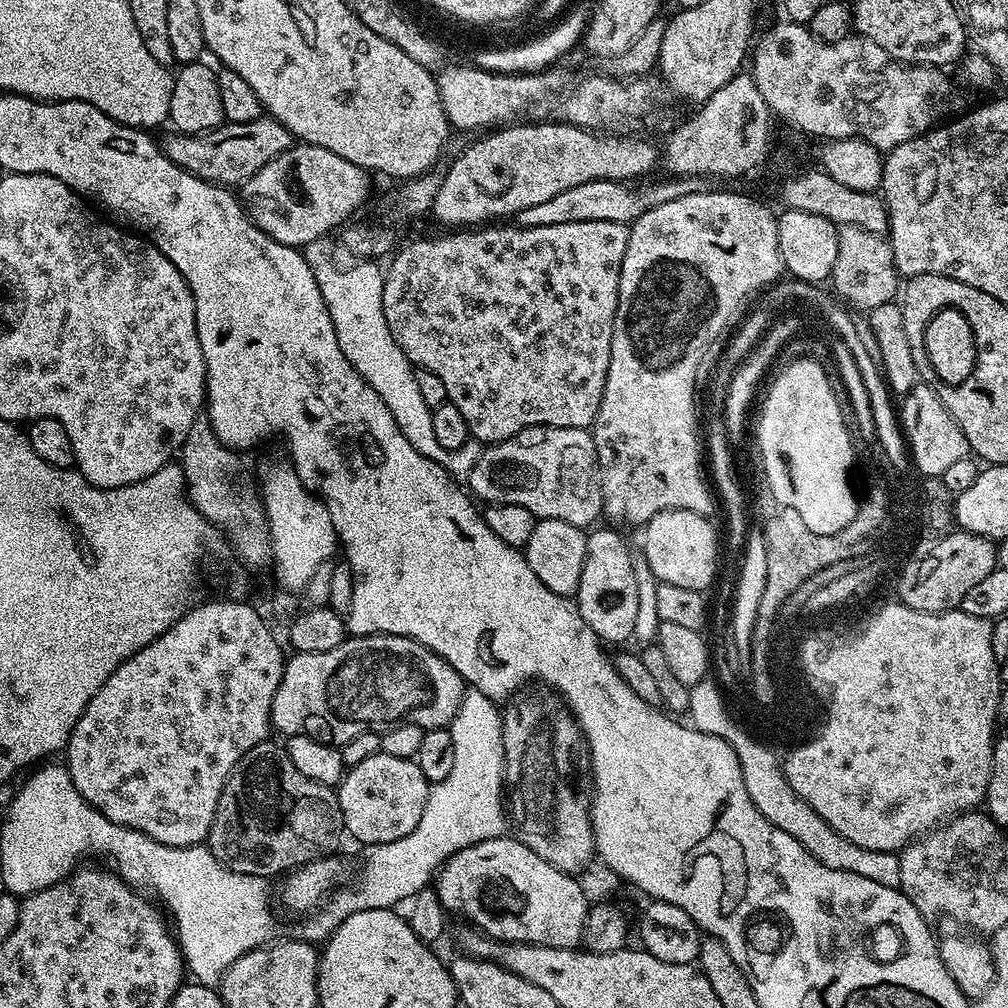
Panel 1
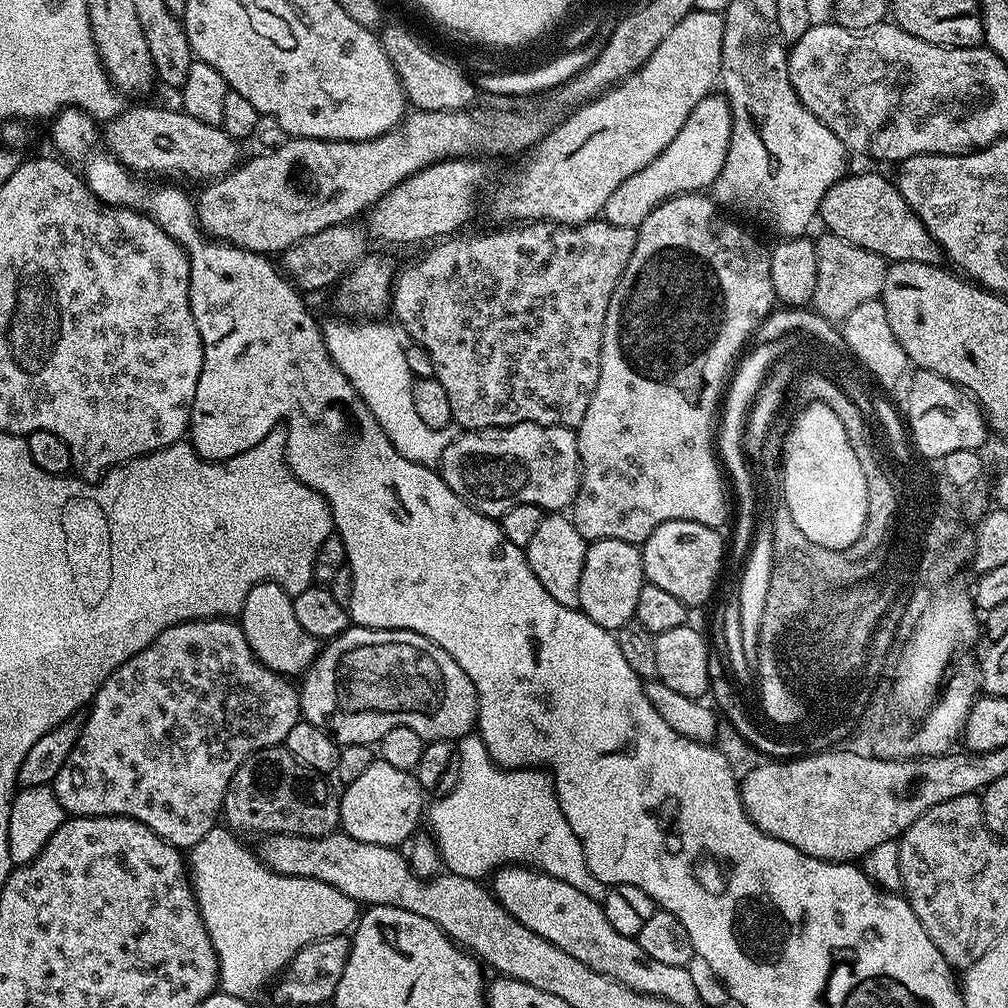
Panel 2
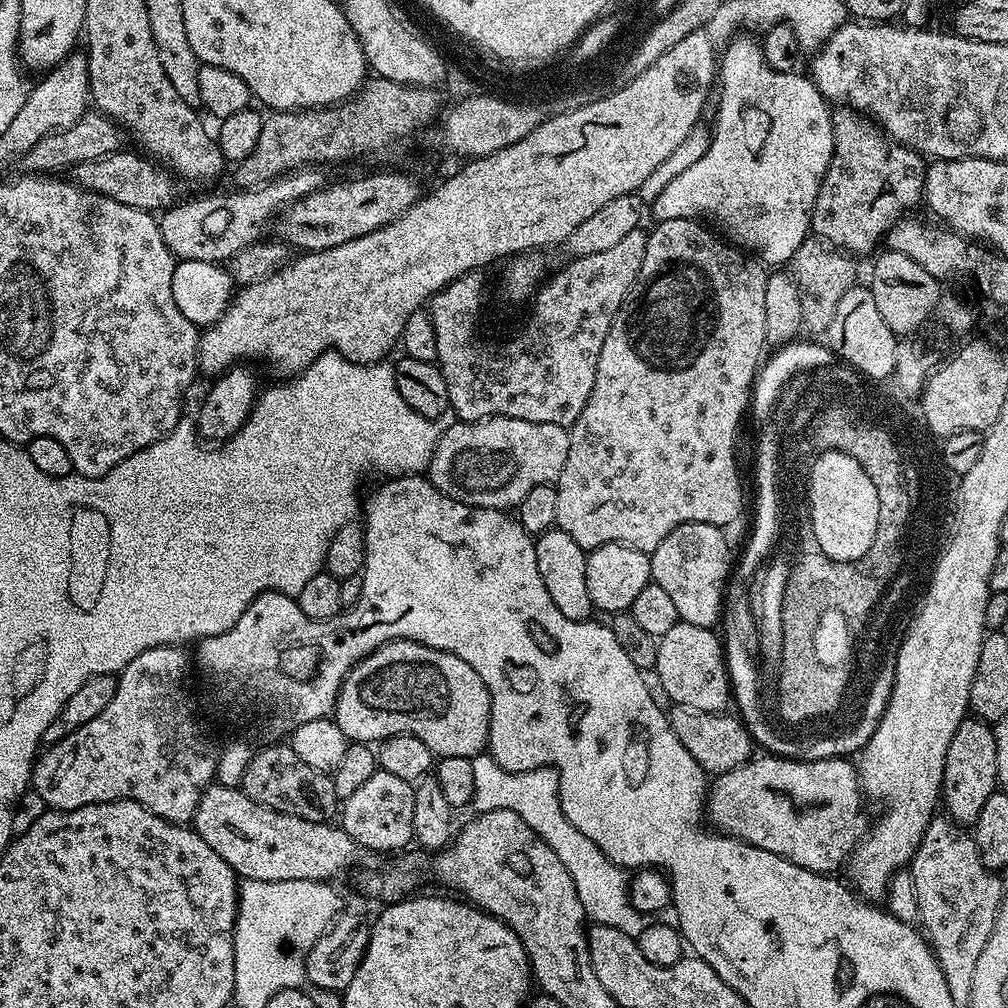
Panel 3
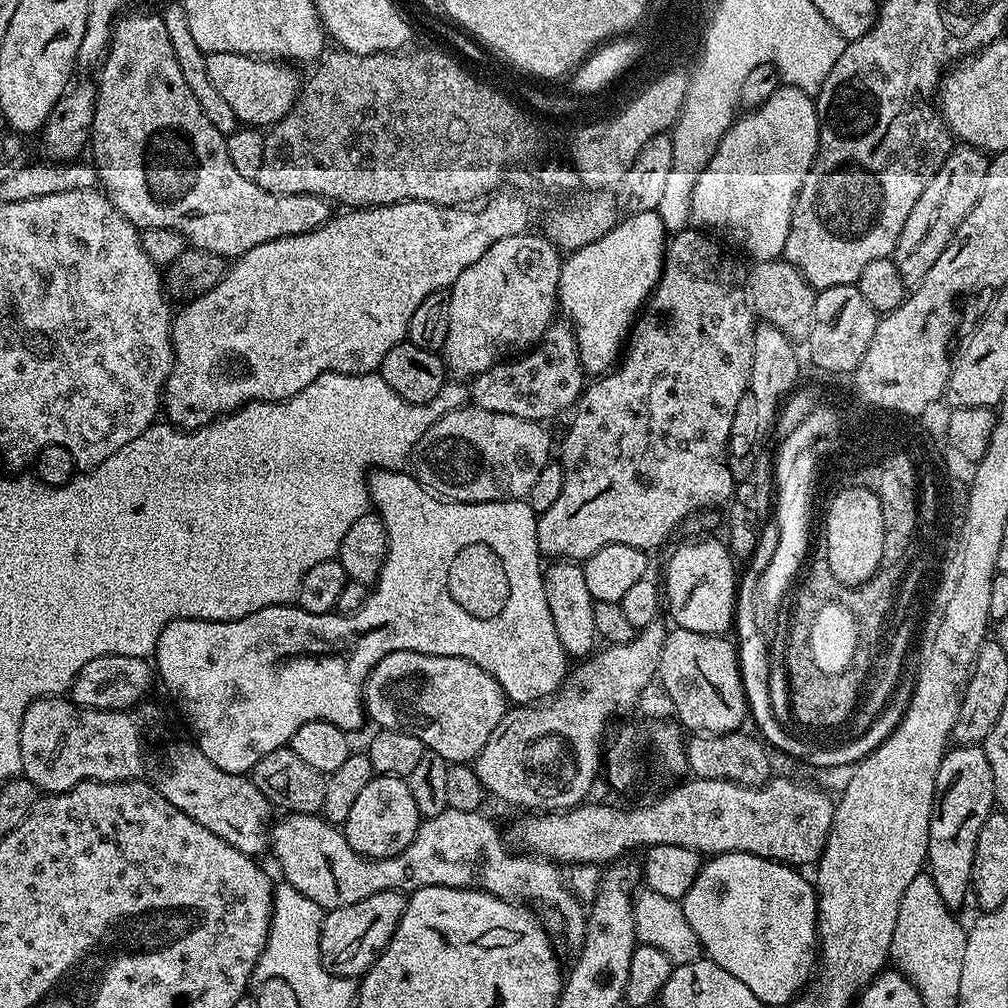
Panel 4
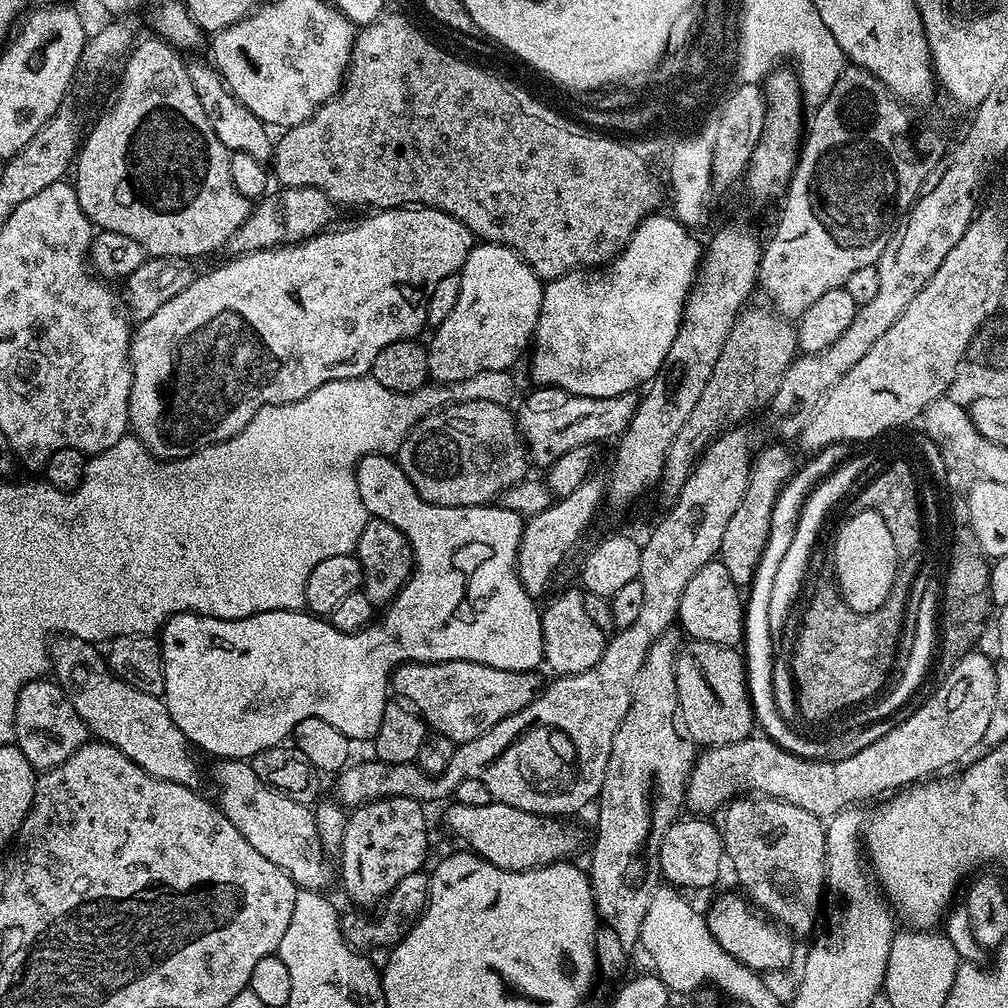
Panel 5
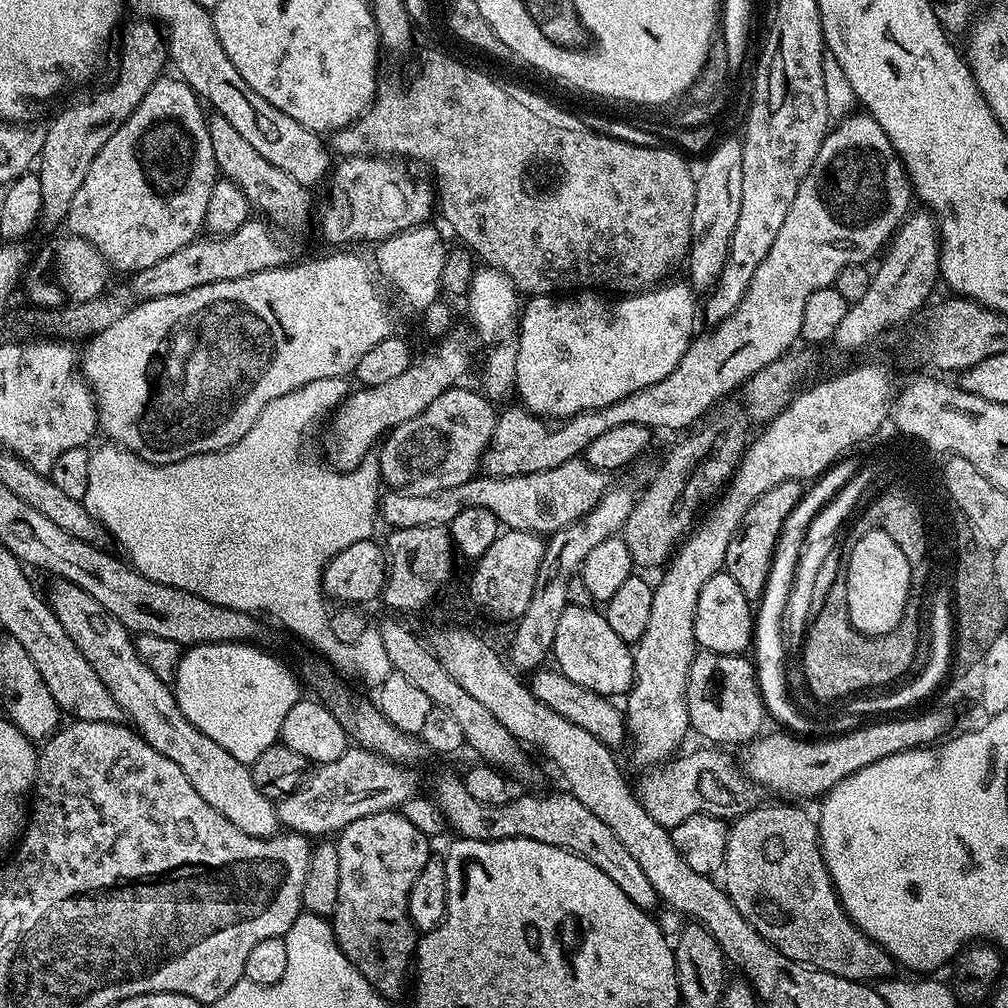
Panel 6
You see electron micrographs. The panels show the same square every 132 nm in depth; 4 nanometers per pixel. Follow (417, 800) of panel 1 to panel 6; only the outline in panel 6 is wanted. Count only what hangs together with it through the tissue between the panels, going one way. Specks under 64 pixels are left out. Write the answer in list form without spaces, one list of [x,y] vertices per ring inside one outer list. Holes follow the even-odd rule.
[[[398,810],[366,814],[358,822],[341,828],[338,839],[338,906],[330,917],[330,923],[336,935],[336,944],[346,954],[346,958],[366,977],[374,987],[389,998],[397,998],[404,992],[404,983],[409,983],[414,968],[414,957],[418,943],[418,933],[408,913],[408,895],[410,886],[422,866],[430,858],[428,852],[429,837],[413,826]]]

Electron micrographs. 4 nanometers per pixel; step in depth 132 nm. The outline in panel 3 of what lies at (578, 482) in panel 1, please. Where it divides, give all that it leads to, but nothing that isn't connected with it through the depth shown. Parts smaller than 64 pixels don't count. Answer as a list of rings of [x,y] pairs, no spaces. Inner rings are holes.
[[[489,416],[486,420],[455,423],[449,423],[446,434],[442,434],[426,473],[433,489],[449,500],[470,504],[474,508],[512,510],[520,505],[526,494],[530,494],[530,490],[534,490],[534,486],[555,485],[556,479],[562,474],[562,466],[566,466],[570,438],[569,429],[562,426],[526,422],[522,418],[509,416]]]

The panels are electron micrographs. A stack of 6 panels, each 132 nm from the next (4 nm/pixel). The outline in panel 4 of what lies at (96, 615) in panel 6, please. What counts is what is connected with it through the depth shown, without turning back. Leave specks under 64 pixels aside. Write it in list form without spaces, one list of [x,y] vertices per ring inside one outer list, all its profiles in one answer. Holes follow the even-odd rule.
[[[447,808],[442,814],[434,814],[421,819],[420,829],[414,834],[414,842],[406,846],[393,856],[387,856],[384,860],[372,860],[369,856],[357,854],[350,846],[350,842],[344,837],[339,827],[327,823],[320,814],[307,812],[294,812],[285,815],[285,820],[280,820],[270,828],[270,852],[276,855],[280,868],[284,871],[283,879],[294,890],[306,894],[310,902],[317,904],[321,910],[329,908],[341,908],[350,906],[362,898],[370,898],[370,894],[378,894],[386,890],[411,894],[426,886],[450,886],[451,888],[479,888],[492,896],[503,900],[511,900],[513,904],[521,906],[536,906],[541,904],[549,912],[546,919],[546,928],[557,941],[569,944],[572,950],[579,949],[584,942],[584,922],[586,908],[574,895],[573,889],[566,883],[564,876],[555,863],[549,862],[539,856],[531,854],[519,854],[508,852],[502,832],[496,829],[492,820],[484,817],[483,811],[467,812],[466,810],[454,810]]]

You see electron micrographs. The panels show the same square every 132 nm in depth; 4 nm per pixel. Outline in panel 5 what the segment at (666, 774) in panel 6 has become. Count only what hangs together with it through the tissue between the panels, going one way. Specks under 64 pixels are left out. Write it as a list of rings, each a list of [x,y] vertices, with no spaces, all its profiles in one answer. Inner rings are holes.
[[[980,650],[969,652],[953,668],[947,669],[948,677],[941,682],[940,689],[938,686],[925,705],[915,710],[906,722],[878,742],[841,760],[795,756],[763,734],[705,747],[692,767],[685,807],[691,809],[693,815],[708,816],[710,812],[719,813],[736,797],[755,794],[798,806],[821,818],[831,818],[845,808],[859,805],[859,800],[883,797],[893,790],[935,777],[943,773],[940,772],[943,768],[958,763],[967,752],[975,753],[975,748],[985,743],[984,735],[994,720],[998,694],[996,670],[997,665]]]

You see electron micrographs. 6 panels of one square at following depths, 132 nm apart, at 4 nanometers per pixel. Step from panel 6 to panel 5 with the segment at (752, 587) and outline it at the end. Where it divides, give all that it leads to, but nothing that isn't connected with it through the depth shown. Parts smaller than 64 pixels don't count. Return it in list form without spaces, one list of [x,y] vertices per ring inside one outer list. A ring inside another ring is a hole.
[[[765,446],[756,453],[752,469],[748,472],[746,494],[742,494],[742,502],[738,502],[738,510],[730,517],[726,531],[722,537],[722,546],[718,559],[730,578],[734,578],[736,587],[744,590],[751,585],[754,574],[758,570],[758,562],[762,558],[762,550],[766,550],[766,538],[770,534],[770,514],[774,510],[774,502],[778,501],[779,492],[784,488],[794,473],[792,456],[784,448]]]

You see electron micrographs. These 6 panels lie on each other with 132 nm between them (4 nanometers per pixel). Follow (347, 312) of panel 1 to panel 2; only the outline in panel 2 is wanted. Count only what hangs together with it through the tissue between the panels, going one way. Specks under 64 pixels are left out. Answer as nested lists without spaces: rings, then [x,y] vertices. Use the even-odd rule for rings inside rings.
[[[376,318],[344,319],[346,320],[323,321],[324,345],[328,355],[332,357],[338,370],[342,370],[346,378],[350,378],[354,390],[358,390],[366,406],[370,406],[370,414],[378,418],[382,430],[386,430],[398,454],[402,454],[405,460],[418,466],[435,469],[446,446],[456,441],[458,430],[452,424],[445,428],[426,426],[418,410],[414,410],[414,377],[410,366],[406,366],[405,345],[400,344],[401,333],[391,323],[380,324],[384,322]]]

